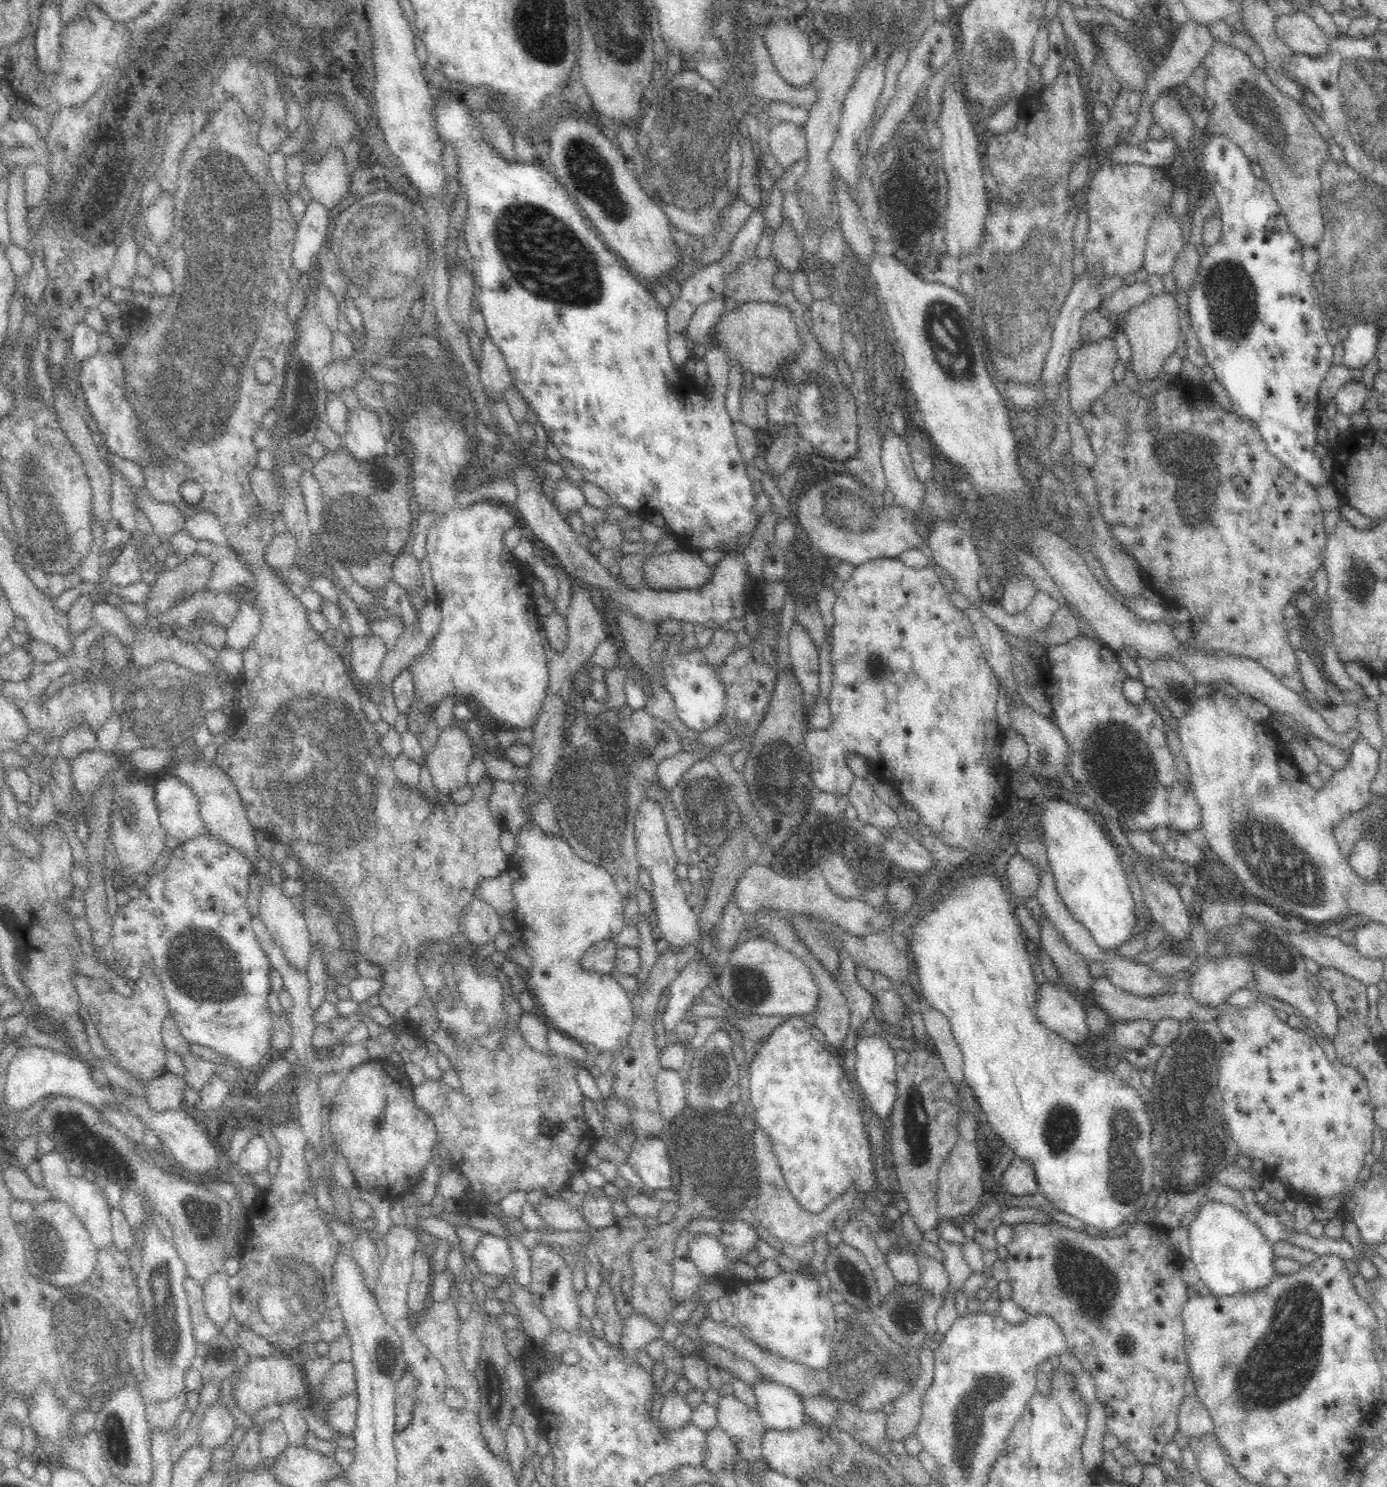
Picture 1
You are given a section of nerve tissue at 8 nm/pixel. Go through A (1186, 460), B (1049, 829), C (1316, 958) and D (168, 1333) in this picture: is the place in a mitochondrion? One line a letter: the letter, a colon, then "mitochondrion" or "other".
A: mitochondrion
B: other
C: other
D: mitochondrion

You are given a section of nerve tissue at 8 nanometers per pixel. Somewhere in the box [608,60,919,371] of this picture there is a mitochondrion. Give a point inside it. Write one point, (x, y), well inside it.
(692, 122)

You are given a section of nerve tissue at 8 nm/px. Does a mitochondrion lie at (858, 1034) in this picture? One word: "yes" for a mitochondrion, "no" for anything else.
no

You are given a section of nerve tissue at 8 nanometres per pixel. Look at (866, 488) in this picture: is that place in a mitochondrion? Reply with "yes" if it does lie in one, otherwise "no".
no

